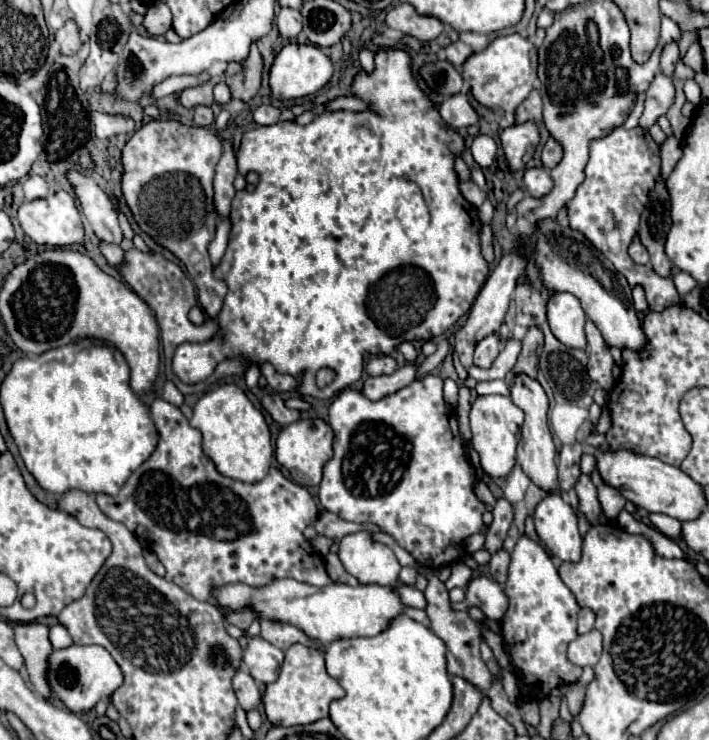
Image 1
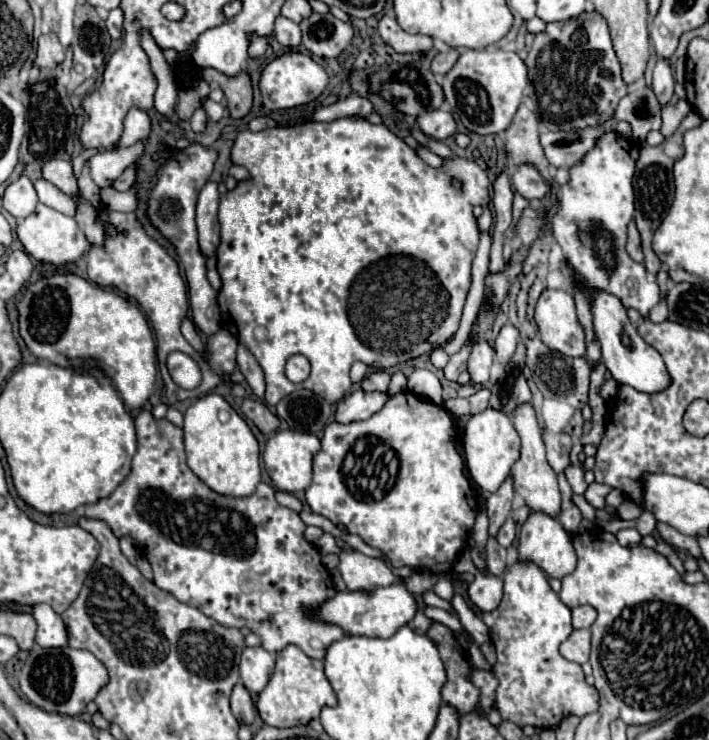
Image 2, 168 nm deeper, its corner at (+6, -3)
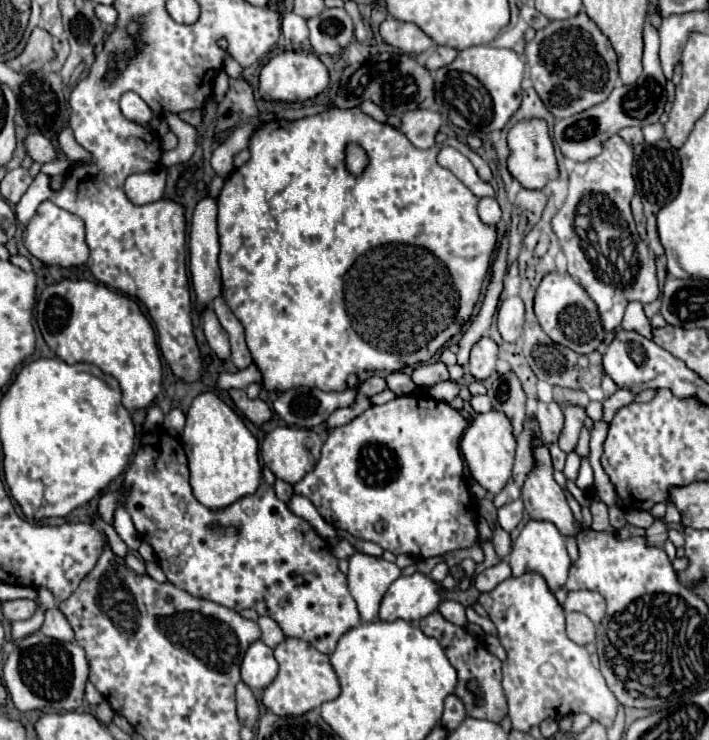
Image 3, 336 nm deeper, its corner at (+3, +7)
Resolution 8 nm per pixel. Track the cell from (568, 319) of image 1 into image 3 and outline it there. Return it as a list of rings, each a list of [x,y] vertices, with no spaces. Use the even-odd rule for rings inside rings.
[[[550,272],[542,278],[536,290],[534,312],[544,332],[556,344],[564,344],[566,348],[572,348],[578,354],[590,354],[604,344],[606,330],[602,326],[598,308],[590,300],[590,296],[584,292],[584,288],[580,288],[580,284],[570,274],[564,276],[560,272]]]

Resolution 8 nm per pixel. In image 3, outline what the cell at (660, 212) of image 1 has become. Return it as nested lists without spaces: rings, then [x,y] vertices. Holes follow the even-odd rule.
[[[658,140],[654,144],[638,144],[634,146],[634,168],[632,168],[632,176],[636,180],[636,192],[642,196],[642,204],[644,204],[644,214],[646,214],[646,230],[648,230],[648,246],[650,250],[660,256],[664,254],[664,248],[658,240],[658,232],[656,232],[656,212],[662,208],[662,204],[668,204],[670,200],[676,198],[678,188],[680,188],[680,158],[678,158],[678,150],[672,148],[672,144],[668,140]]]

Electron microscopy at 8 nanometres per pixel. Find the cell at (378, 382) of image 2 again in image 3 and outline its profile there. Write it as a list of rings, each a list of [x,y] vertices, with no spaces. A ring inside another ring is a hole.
[[[370,376],[370,378],[364,380],[362,386],[358,388],[358,392],[364,394],[364,396],[374,396],[374,394],[378,394],[378,392],[382,392],[382,390],[386,390],[386,382],[384,382],[384,378],[380,378],[380,376]]]

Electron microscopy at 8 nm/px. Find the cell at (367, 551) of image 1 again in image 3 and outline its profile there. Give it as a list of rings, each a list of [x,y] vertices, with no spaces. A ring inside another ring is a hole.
[[[360,552],[350,558],[348,590],[358,604],[362,622],[372,622],[378,618],[382,596],[400,574],[402,572],[398,572],[398,566],[394,562],[386,562],[384,558],[366,556]]]

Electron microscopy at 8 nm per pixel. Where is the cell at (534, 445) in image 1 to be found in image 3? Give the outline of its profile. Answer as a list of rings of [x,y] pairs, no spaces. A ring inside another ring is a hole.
[[[538,442],[536,450],[534,450],[534,462],[536,462],[536,468],[528,474],[524,486],[522,486],[522,500],[524,500],[524,510],[528,512],[528,516],[532,520],[546,520],[546,522],[552,522],[562,536],[576,536],[578,532],[582,532],[582,524],[578,524],[572,516],[572,510],[566,502],[566,496],[562,492],[562,488],[556,484],[556,480],[552,478],[552,460],[550,460],[550,454],[548,454],[548,448],[544,442]]]

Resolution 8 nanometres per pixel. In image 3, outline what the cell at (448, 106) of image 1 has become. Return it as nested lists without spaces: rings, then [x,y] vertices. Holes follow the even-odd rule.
[[[414,110],[404,112],[400,118],[400,132],[408,136],[408,140],[416,148],[430,148],[434,146],[434,136],[440,130],[442,118],[438,112],[432,110]]]

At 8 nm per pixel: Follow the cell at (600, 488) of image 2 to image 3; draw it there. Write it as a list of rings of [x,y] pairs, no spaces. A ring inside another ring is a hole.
[[[571,452],[567,455],[563,473],[570,481],[575,481],[580,468],[580,457],[576,452]]]

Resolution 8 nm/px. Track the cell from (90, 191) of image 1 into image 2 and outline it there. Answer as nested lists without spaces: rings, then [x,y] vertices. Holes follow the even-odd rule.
[[[49,160],[43,164],[43,178],[51,184],[55,184],[63,194],[71,196],[75,204],[81,202],[81,190],[77,184],[77,178],[73,174],[71,162],[65,160]]]

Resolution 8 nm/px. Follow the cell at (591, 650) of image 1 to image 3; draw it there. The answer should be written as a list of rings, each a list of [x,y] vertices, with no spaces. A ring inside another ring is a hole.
[[[568,612],[566,614],[566,634],[576,644],[586,646],[586,644],[594,642],[596,628],[594,628],[594,622],[588,620],[588,616],[584,616],[580,612]]]

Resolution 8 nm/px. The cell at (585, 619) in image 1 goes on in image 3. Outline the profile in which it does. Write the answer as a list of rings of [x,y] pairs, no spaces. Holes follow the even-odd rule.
[[[576,590],[576,592],[568,592],[566,602],[564,602],[564,610],[566,612],[582,612],[594,624],[600,624],[600,620],[606,614],[606,600],[598,592]]]

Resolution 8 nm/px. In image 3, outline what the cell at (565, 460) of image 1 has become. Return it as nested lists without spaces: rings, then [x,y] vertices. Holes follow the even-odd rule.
[[[540,402],[536,404],[536,412],[534,412],[536,420],[540,422],[540,430],[542,430],[542,436],[544,440],[550,444],[550,442],[556,442],[558,436],[560,436],[560,430],[564,426],[564,414],[562,414],[562,408],[556,404],[556,402]]]

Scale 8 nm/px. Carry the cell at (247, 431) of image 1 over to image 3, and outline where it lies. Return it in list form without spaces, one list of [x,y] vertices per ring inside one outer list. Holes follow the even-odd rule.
[[[204,392],[194,398],[186,414],[182,444],[188,456],[192,492],[196,500],[206,508],[220,510],[240,500],[242,496],[256,492],[262,478],[258,464],[258,442],[244,426],[240,416],[216,394]]]

